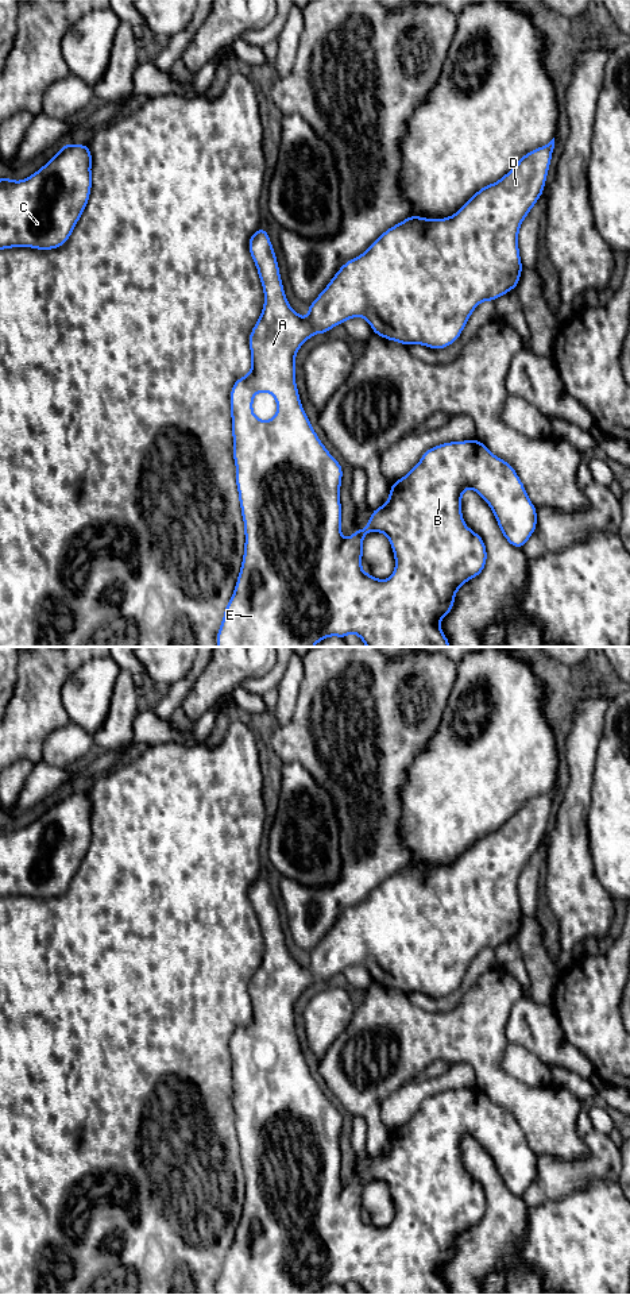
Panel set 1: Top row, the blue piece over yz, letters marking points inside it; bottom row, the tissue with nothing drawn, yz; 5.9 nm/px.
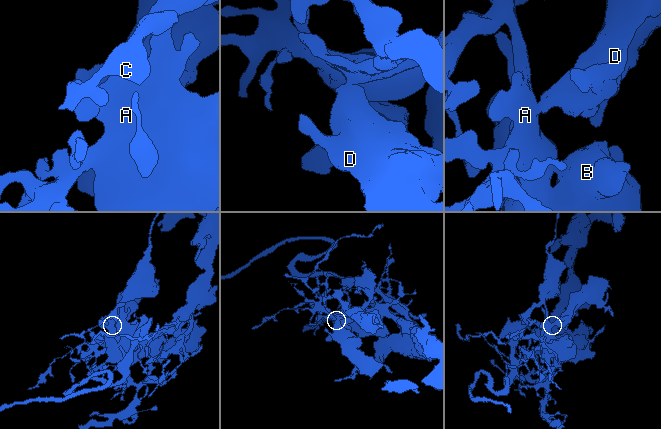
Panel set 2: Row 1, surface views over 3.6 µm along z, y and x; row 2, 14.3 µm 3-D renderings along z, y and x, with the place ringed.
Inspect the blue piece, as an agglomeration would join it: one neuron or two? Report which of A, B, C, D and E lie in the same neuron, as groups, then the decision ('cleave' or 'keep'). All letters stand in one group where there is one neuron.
A B C D E; keep

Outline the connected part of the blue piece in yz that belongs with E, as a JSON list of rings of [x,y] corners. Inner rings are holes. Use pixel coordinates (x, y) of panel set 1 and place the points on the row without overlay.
[[[554,786],[545,794],[537,795],[526,801],[515,814],[507,820],[499,829],[492,830],[487,835],[480,836],[457,860],[444,867],[425,867],[422,864],[410,863],[403,870],[386,878],[372,893],[359,905],[347,909],[328,930],[326,936],[317,944],[316,948],[309,953],[308,966],[302,967],[297,959],[294,959],[285,944],[285,936],[279,922],[279,913],[277,909],[275,899],[273,897],[270,884],[264,875],[258,876],[248,887],[248,898],[252,909],[258,917],[258,924],[263,934],[264,951],[260,966],[255,971],[250,984],[250,999],[251,999],[251,1018],[246,1025],[240,1025],[235,1029],[229,1049],[231,1049],[231,1068],[232,1068],[232,1087],[233,1087],[233,1110],[236,1114],[236,1137],[239,1140],[239,1152],[241,1156],[241,1167],[244,1169],[244,1202],[243,1210],[239,1219],[239,1225],[233,1237],[233,1242],[225,1254],[223,1269],[220,1272],[216,1292],[217,1295],[314,1295],[318,1290],[337,1284],[345,1287],[349,1281],[356,1281],[367,1295],[451,1295],[449,1288],[444,1283],[438,1271],[449,1263],[455,1253],[455,1244],[457,1238],[469,1227],[476,1226],[484,1218],[487,1211],[487,1196],[480,1183],[469,1178],[463,1167],[461,1161],[461,1146],[463,1140],[467,1137],[475,1138],[491,1156],[495,1168],[502,1179],[502,1183],[515,1196],[523,1196],[525,1191],[530,1187],[537,1176],[537,1156],[527,1145],[527,1140],[515,1121],[514,1115],[499,1105],[494,1103],[483,1090],[479,1087],[448,1090],[432,1095],[424,1101],[420,1110],[411,1117],[410,1121],[391,1132],[390,1142],[386,1152],[378,1157],[372,1157],[370,1169],[363,1178],[357,1178],[348,1186],[341,1186],[341,1149],[340,1136],[343,1128],[343,1114],[339,1111],[331,1101],[325,1096],[317,1082],[314,1080],[304,1056],[301,1052],[298,1036],[295,1032],[295,1003],[301,994],[309,988],[314,982],[325,983],[333,975],[344,972],[352,966],[364,966],[371,974],[372,980],[387,988],[398,990],[403,994],[422,993],[433,998],[441,998],[455,991],[468,967],[474,961],[475,956],[483,949],[495,949],[500,944],[511,940],[517,936],[521,921],[523,918],[518,883],[519,875],[525,866],[529,863],[534,852],[540,848],[545,837],[546,824],[552,809],[554,797]],[[259,1040],[267,1040],[274,1044],[277,1049],[277,1063],[271,1068],[259,1068],[254,1059],[254,1045]],[[368,1180],[382,1180],[389,1186],[393,1196],[395,1217],[390,1226],[380,1229],[372,1222],[367,1222],[362,1218],[363,1207],[363,1187]]]

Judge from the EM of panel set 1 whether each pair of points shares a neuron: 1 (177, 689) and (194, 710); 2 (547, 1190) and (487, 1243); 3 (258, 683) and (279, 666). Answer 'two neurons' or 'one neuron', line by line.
1: two neurons
2: two neurons
3: one neuron

